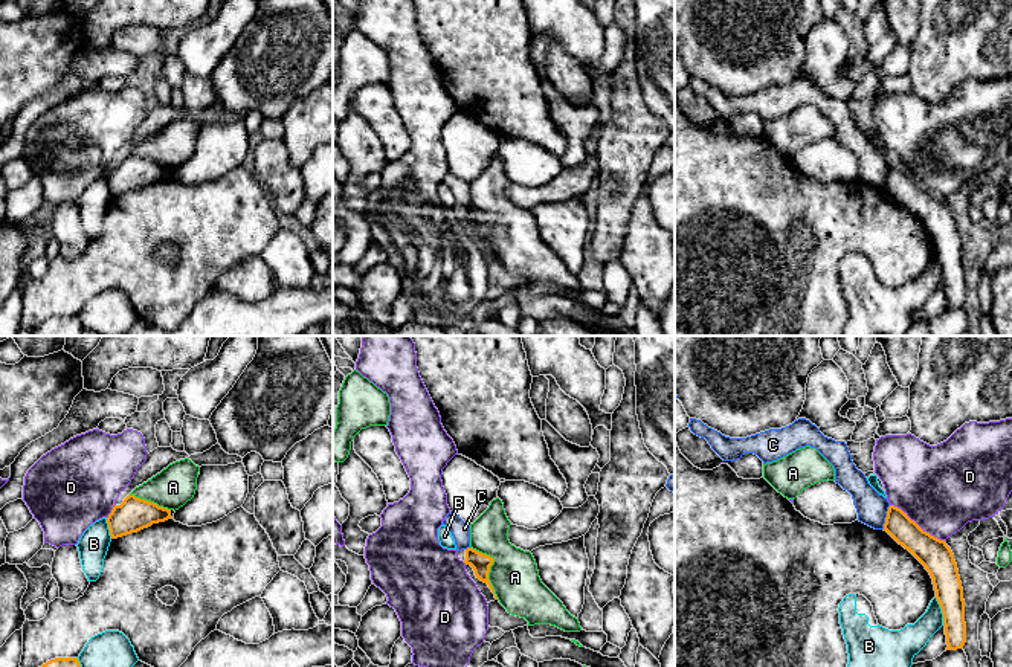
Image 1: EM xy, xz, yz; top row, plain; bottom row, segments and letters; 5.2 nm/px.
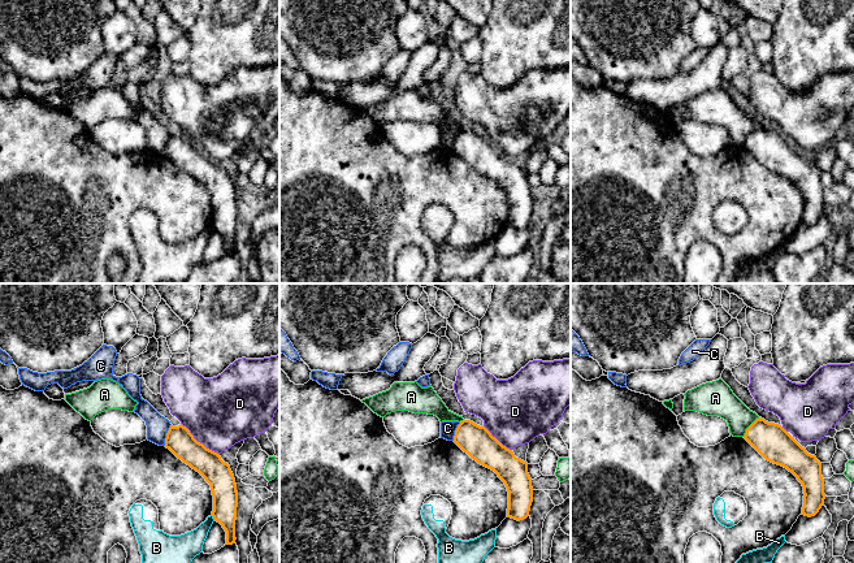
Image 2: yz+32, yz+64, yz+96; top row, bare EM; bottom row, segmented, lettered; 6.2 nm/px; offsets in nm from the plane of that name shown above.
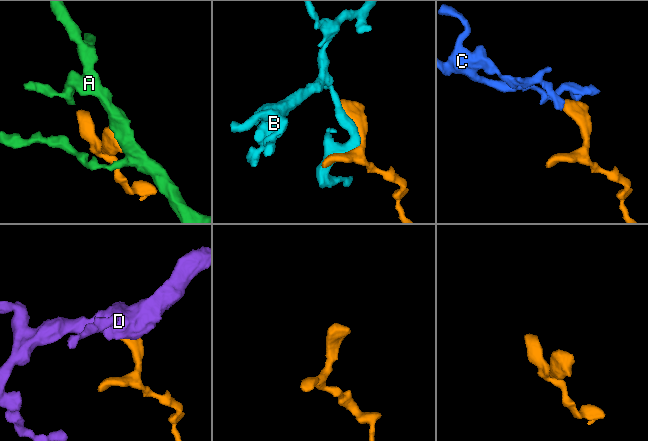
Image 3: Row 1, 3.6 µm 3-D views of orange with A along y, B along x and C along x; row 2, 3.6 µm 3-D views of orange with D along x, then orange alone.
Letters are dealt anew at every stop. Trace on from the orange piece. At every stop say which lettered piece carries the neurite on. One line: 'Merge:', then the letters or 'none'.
Merge: none

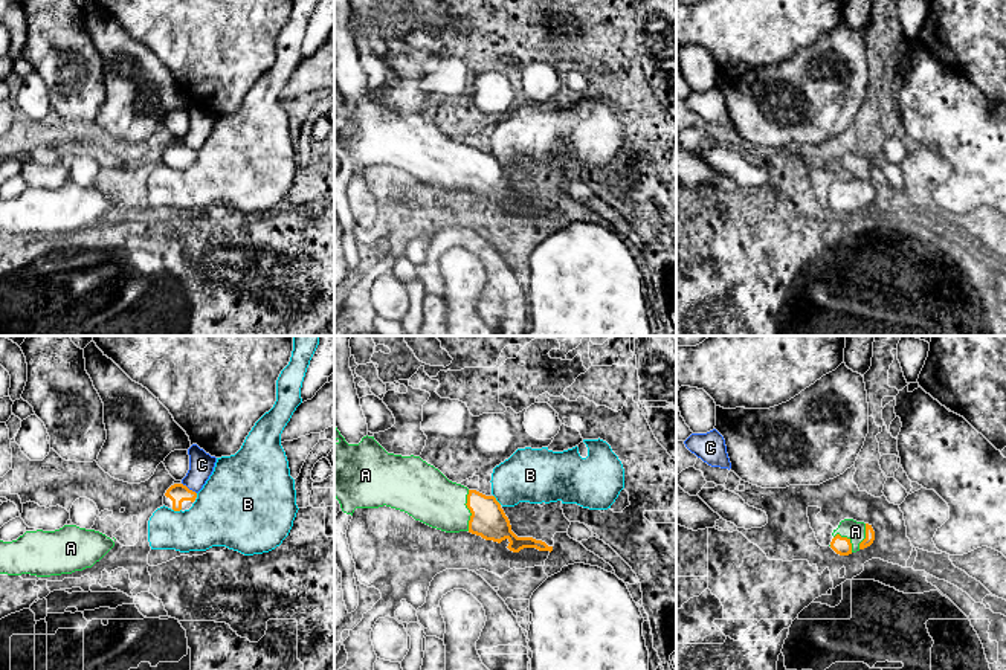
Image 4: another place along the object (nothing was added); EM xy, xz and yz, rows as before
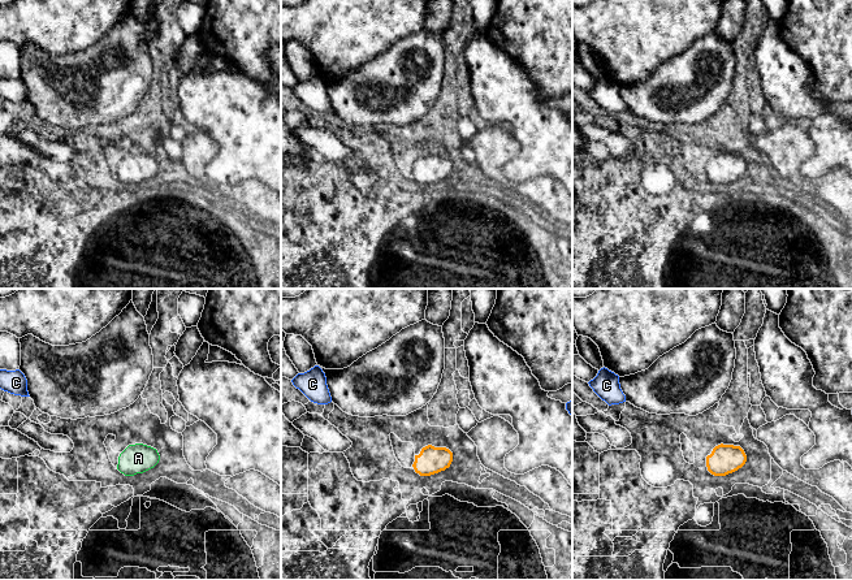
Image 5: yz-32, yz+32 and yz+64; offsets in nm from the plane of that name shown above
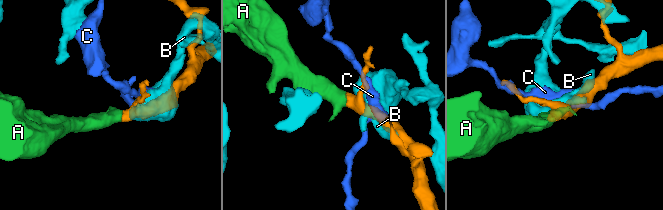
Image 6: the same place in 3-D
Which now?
Merge: A

